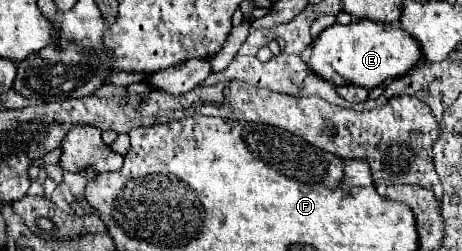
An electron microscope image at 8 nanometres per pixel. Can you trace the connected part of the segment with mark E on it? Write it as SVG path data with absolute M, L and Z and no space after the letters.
M370 20L350 22L346 26L332 24L318 38L314 38L310 50L310 70L314 70L318 78L326 78L336 86L354 82L368 90L380 84L388 84L394 78L406 74L420 60L418 42L414 42L414 38L408 38L404 30L398 30L394 24L380 24Z

